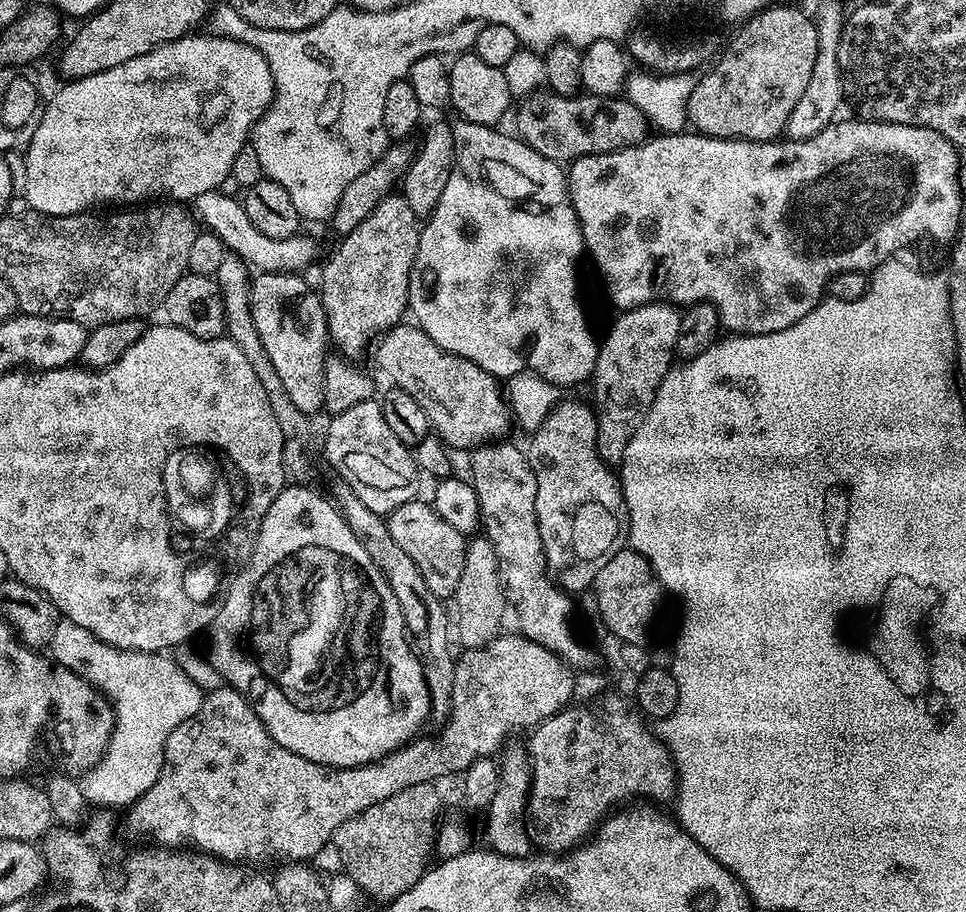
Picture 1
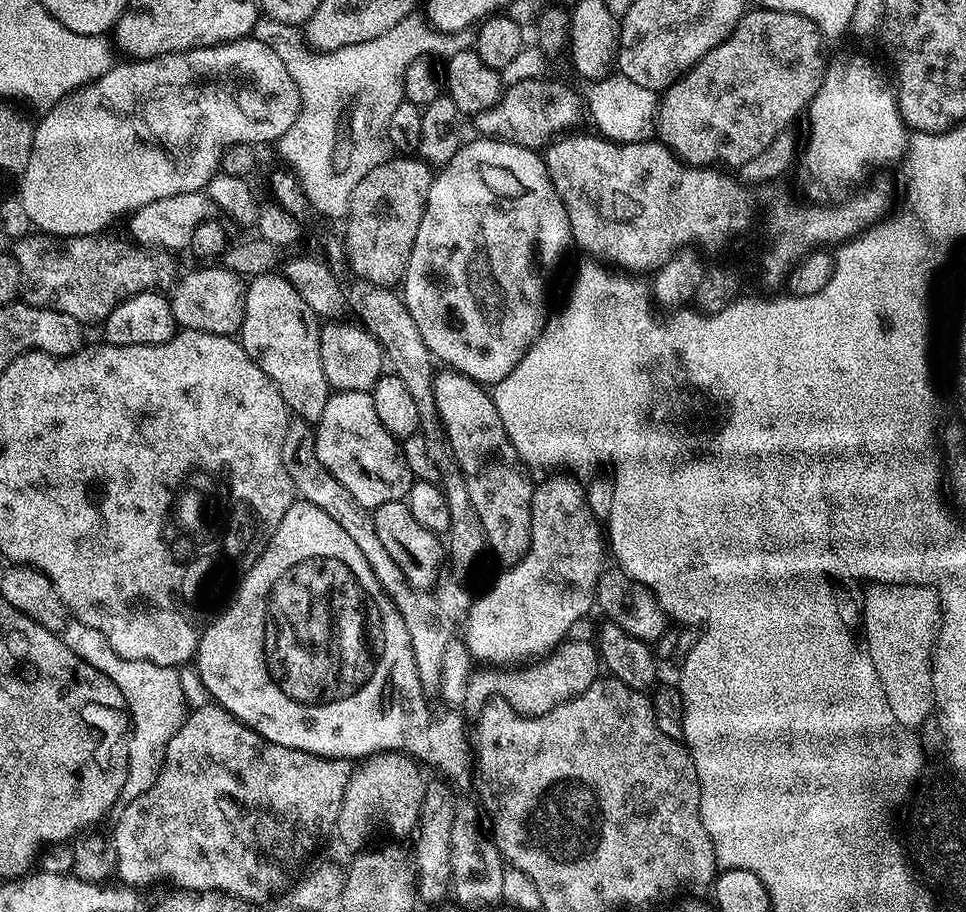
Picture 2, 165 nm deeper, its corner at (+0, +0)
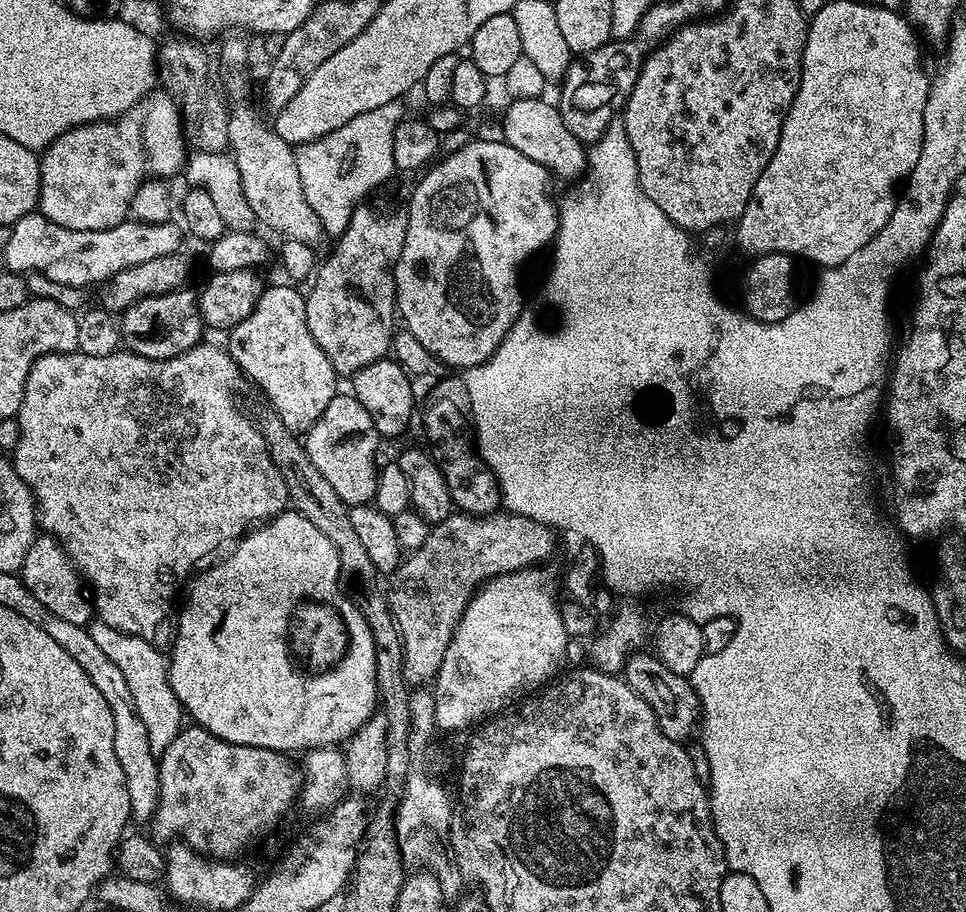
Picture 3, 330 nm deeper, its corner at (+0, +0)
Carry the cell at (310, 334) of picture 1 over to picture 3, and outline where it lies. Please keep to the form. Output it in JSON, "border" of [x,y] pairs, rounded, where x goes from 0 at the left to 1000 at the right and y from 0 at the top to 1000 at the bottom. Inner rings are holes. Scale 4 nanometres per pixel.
{"border":[[[294,311],[274,315],[263,340],[235,365],[234,384],[249,409],[273,429],[272,438],[292,458],[292,467],[317,476],[350,433],[350,411],[318,356],[316,321]]]}

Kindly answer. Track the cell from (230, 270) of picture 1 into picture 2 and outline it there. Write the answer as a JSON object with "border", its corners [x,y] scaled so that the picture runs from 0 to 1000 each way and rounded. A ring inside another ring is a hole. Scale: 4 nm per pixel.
{"border":[[[306,458],[299,464],[296,480],[293,481],[292,509],[296,513],[296,520],[300,521],[307,543],[336,560],[365,591],[366,599],[375,604],[376,611],[383,618],[394,645],[416,673],[417,684],[424,697],[425,715],[429,717],[430,730],[433,731],[433,743],[435,743],[439,760],[443,763],[452,762],[458,753],[460,716],[472,695],[470,693],[471,677],[460,673],[450,652],[438,646],[431,646],[419,634],[416,625],[413,625],[412,618],[400,605],[395,594],[391,593],[391,586],[387,580],[382,558],[375,556],[366,544],[329,507],[326,473],[318,462]]]}

